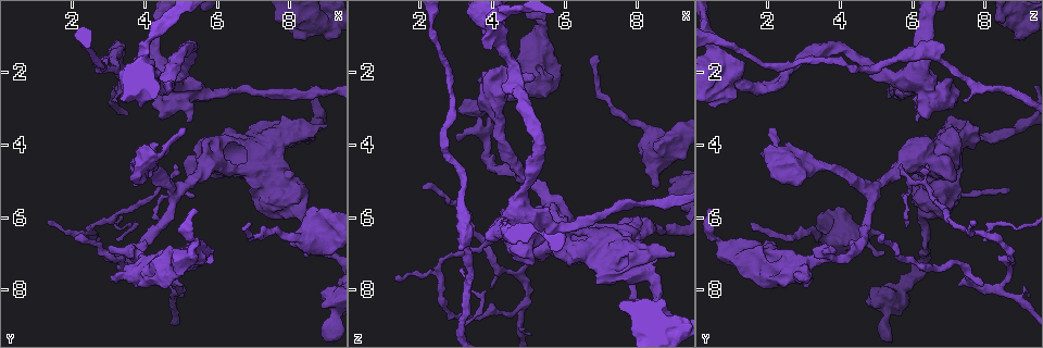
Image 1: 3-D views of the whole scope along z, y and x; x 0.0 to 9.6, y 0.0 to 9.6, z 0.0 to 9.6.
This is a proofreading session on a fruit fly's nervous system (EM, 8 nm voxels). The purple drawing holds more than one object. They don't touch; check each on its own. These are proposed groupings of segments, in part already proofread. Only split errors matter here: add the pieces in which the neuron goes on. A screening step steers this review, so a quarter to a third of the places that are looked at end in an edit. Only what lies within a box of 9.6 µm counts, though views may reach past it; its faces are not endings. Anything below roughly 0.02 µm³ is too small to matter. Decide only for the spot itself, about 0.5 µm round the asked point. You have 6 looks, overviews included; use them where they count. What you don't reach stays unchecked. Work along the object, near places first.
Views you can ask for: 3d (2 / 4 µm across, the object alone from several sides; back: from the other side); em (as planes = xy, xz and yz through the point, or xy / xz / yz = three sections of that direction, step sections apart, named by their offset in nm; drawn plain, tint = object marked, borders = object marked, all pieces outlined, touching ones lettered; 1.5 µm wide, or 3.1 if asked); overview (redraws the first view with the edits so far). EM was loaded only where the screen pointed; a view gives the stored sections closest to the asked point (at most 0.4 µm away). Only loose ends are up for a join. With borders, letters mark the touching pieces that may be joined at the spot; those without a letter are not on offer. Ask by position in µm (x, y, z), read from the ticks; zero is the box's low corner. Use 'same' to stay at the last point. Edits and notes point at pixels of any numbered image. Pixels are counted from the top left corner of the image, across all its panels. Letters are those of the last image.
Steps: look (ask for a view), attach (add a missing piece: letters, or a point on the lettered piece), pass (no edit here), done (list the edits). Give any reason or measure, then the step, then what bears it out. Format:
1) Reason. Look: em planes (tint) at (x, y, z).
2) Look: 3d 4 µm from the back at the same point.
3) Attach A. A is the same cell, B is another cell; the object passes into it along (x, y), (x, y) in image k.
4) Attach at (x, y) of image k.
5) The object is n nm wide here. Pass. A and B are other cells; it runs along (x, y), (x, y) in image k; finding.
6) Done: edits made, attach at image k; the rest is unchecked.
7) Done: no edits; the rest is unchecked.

Tapers out. Look: 3d 2 µm at (1.30, 6.10, 7.70).

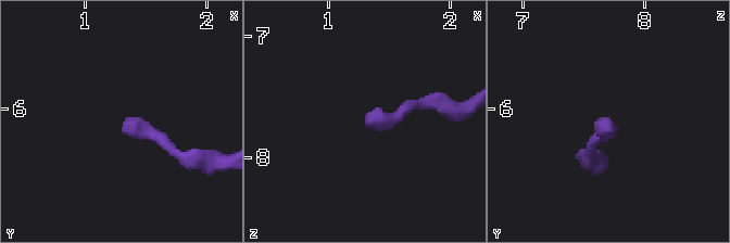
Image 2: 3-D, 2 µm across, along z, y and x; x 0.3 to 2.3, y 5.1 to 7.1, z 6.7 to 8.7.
Now the EM. Look: em xz step 8 (borders) at (1.36, 6.08, 7.66).

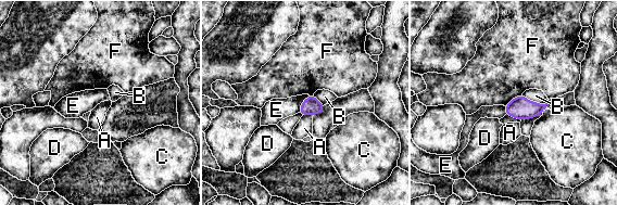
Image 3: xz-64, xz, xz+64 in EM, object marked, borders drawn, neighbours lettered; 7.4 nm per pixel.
Look: em planes (borders) at the same point.

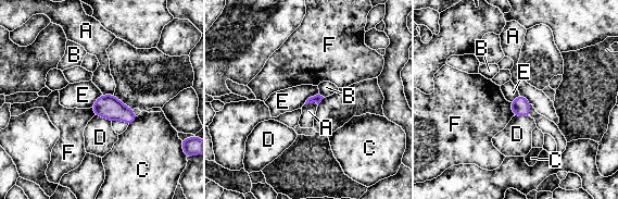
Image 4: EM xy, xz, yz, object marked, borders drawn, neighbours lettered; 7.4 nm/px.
Pass. A, B, C, D, E and F are other cells; a border runs along (318, 92), (311, 96), (304, 103) in image 4; no lettered piece goes on from it.

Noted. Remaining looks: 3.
Free end. Look: 3d 4 µm at (3.05, 6.75, 3.75).

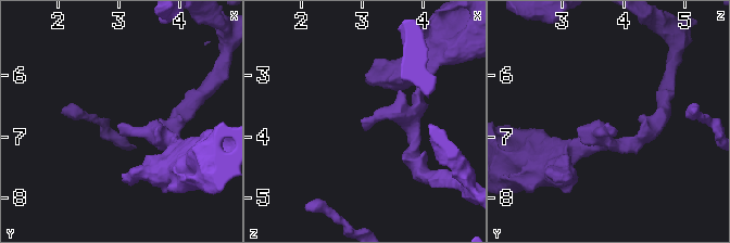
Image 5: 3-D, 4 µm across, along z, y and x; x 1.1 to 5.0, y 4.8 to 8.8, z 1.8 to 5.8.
Need the tissue. Look: em planes (borders) at (3.00, 6.80, 3.70).

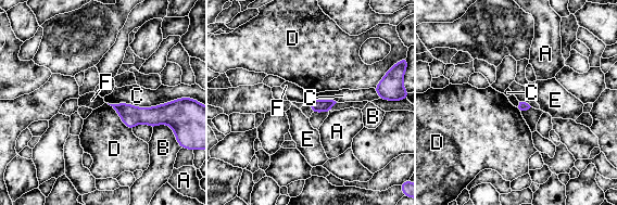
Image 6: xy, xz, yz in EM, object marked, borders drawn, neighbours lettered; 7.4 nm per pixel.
Pass. A, B, C, D, E and F are other cells; a border runs along (519, 102), (517, 106) in image 6; none of them fits.

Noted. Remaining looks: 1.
Done: no edits; the rest is unchecked.

